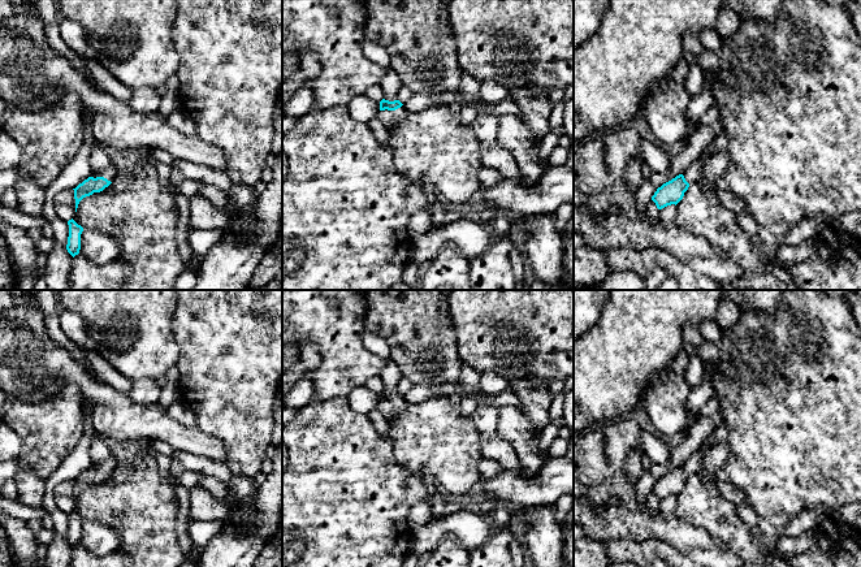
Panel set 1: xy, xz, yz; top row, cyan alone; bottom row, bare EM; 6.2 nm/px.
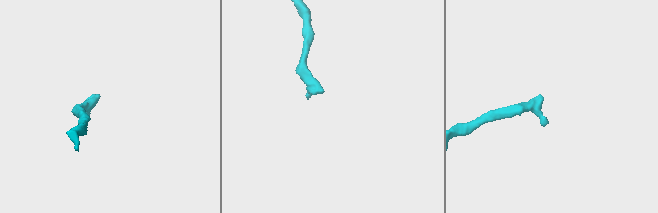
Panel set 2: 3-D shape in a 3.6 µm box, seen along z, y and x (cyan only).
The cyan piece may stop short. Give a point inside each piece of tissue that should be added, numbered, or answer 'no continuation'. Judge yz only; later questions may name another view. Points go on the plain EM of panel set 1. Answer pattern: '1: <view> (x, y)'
1: yz (693, 464)

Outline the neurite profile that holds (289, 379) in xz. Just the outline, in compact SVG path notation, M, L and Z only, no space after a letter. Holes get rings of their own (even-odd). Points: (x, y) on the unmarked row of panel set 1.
M302 360L291 365L291 368L282 375L282 399L290 391L290 389L297 384L299 378L307 376L307 371Z

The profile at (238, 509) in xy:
M233 476L226 486L230 497L225 501L213 498L202 485L190 489L189 518L192 521L220 521L222 528L252 520L258 492L255 479Z

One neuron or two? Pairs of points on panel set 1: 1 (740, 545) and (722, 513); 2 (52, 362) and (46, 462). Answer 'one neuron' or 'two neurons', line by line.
1: one neuron
2: two neurons

